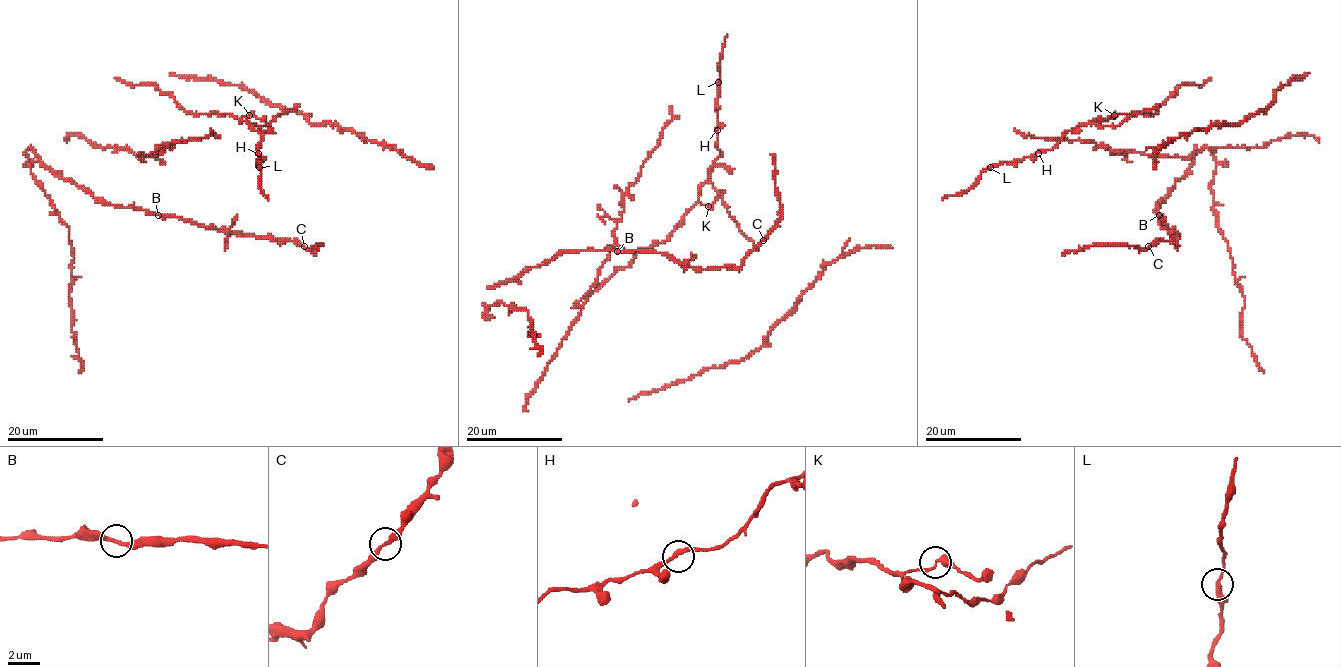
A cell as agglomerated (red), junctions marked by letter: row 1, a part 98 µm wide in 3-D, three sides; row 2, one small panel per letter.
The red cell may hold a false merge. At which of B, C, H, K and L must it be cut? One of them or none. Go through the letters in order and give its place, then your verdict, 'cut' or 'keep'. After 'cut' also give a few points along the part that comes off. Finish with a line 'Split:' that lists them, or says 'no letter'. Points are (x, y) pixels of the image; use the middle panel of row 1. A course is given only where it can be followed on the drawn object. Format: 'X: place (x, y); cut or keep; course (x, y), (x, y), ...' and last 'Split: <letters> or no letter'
B: place (617, 251); keep
C: place (763, 240); keep
H: place (717, 130); keep
K: place (708, 206); keep
L: place (718, 82); keep
Split: no letter

